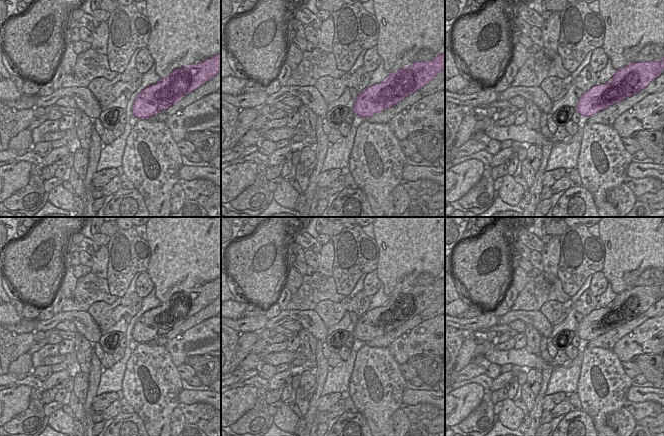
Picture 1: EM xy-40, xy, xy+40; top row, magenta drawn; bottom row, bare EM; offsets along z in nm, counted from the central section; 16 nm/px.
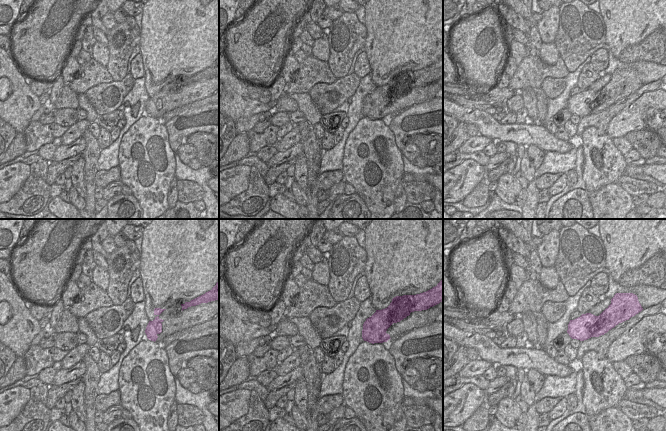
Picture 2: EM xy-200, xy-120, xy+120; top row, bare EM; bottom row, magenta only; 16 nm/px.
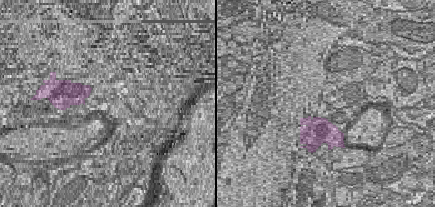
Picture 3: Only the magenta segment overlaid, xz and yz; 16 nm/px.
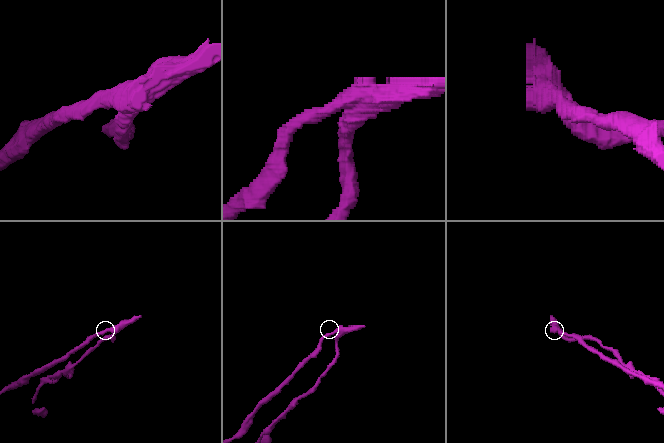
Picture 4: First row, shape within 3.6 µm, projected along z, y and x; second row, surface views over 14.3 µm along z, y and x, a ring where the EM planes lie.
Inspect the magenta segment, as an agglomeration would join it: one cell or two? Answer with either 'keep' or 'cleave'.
cleave

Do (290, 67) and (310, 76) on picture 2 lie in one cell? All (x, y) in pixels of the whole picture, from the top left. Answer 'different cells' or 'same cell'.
different cells

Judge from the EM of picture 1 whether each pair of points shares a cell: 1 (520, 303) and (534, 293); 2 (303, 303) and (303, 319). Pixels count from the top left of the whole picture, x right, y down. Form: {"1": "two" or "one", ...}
{"1": "one", "2": "two"}

